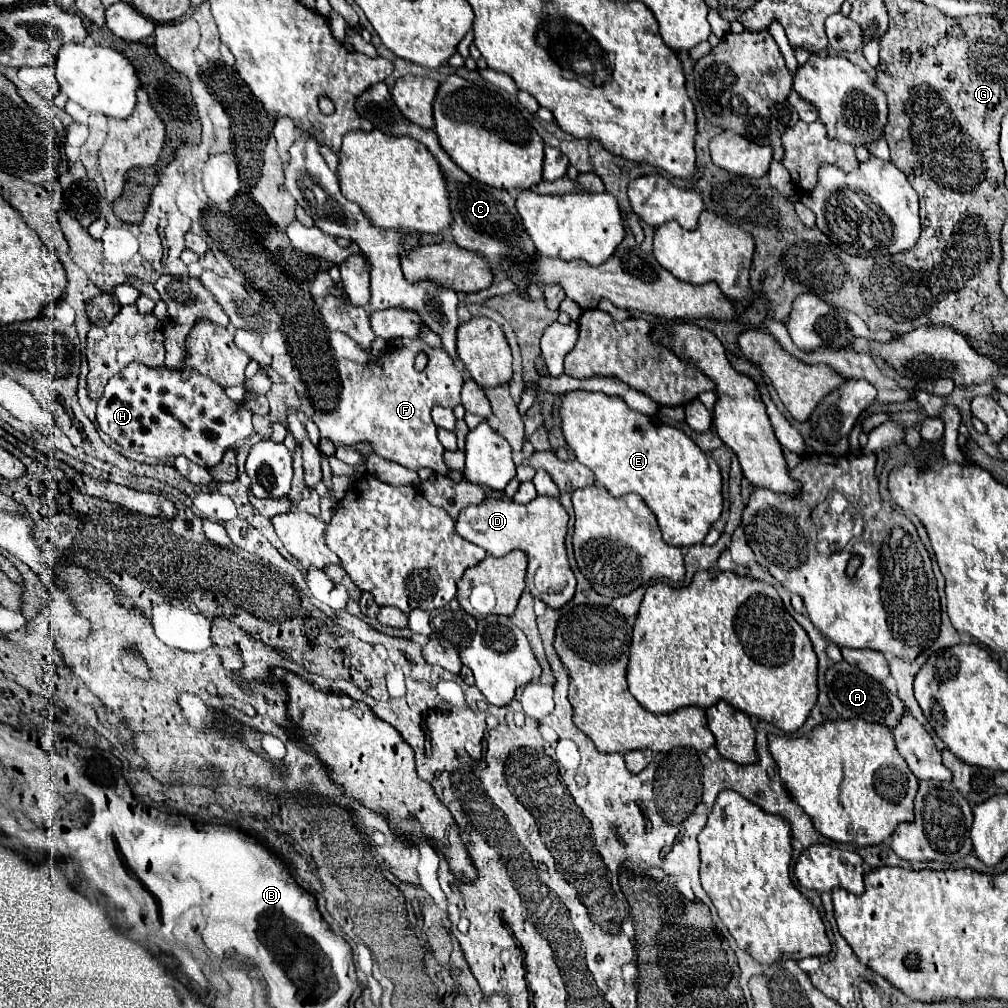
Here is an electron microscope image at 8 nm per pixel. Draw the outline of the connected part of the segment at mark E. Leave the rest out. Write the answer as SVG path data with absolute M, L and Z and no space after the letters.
M567 392L561 396L559 406L561 430L563 436L573 450L575 458L585 464L599 484L607 488L613 496L623 496L627 492L639 494L653 514L659 520L659 528L663 532L663 540L671 546L693 546L703 542L711 524L721 516L723 498L721 498L721 472L713 458L703 454L699 446L681 430L673 426L657 426L653 418L643 416L639 412L629 410L623 398L609 396L603 392Z

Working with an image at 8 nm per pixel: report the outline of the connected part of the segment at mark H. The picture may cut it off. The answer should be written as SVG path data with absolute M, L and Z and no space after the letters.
M129 364L123 372L115 374L97 402L97 422L99 428L111 436L117 444L121 444L127 450L141 452L145 456L153 458L163 458L163 456L187 456L193 464L213 468L221 462L223 454L233 448L237 442L245 440L251 436L253 426L251 426L251 410L245 408L243 404L231 402L223 388L215 384L211 378L205 378L197 372L191 372L191 376L181 380L179 368L171 370L167 366L157 366L149 368L143 364Z

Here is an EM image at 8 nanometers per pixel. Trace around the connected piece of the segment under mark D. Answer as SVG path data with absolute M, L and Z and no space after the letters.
M537 496L529 504L517 504L515 500L485 498L477 506L467 506L455 520L455 530L465 540L481 546L491 556L503 556L511 550L523 550L529 558L527 566L527 590L533 598L543 600L549 608L561 608L575 594L575 576L567 562L565 534L569 514L559 500L549 496Z

